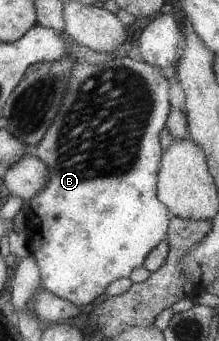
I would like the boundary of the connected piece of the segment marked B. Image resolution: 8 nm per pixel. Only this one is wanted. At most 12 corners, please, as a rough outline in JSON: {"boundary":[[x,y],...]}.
{"boundary":[[73,63],[32,154],[40,286],[77,306],[166,239],[159,68]]}

